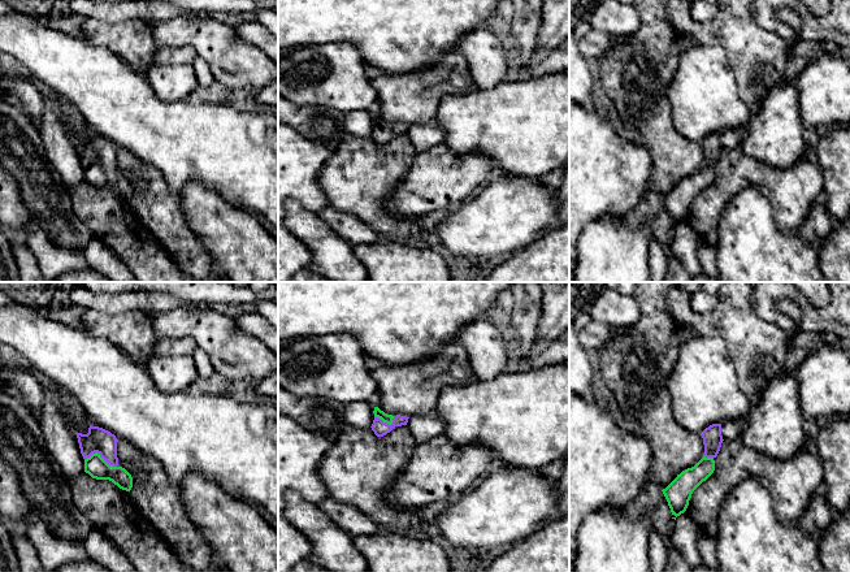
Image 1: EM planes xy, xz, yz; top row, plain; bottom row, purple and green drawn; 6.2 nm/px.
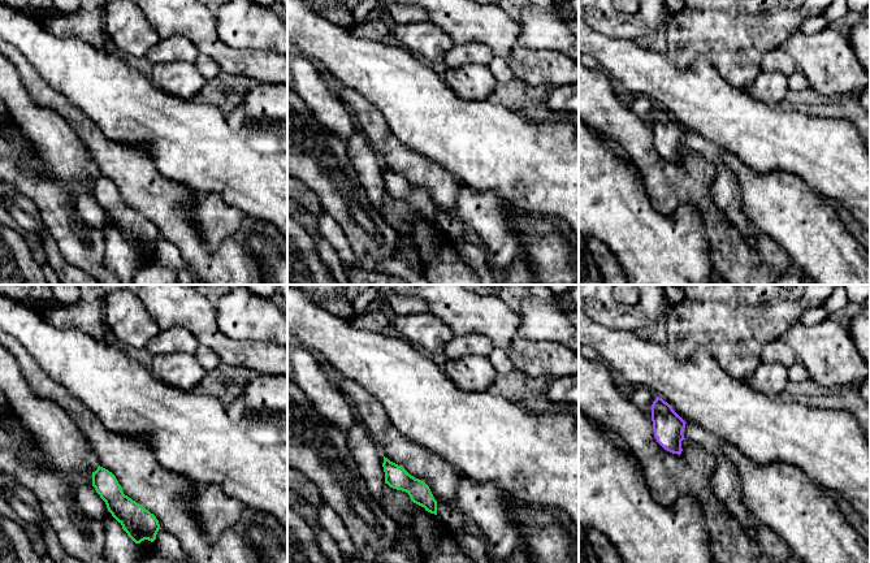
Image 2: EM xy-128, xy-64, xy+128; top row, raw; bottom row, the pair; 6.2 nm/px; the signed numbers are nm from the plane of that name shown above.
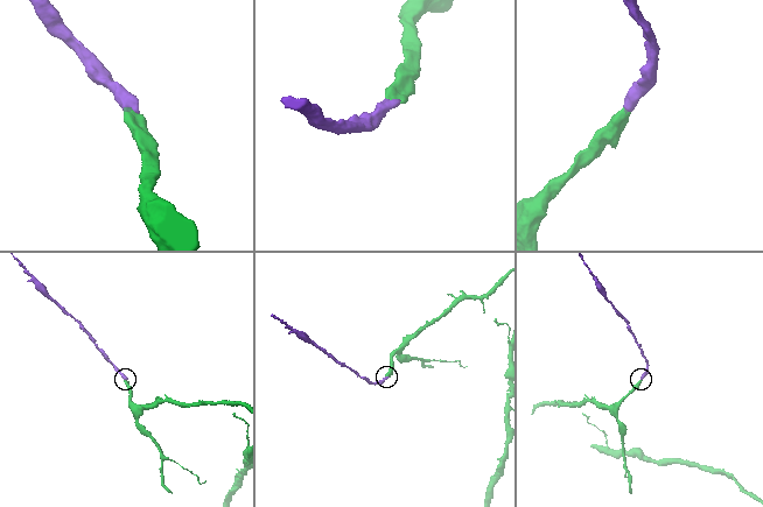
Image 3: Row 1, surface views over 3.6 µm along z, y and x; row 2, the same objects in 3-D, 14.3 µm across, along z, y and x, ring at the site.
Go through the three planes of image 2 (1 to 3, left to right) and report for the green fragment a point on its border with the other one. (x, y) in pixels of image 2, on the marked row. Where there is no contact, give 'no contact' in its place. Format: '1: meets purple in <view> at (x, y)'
1: no contact
2: no contact
3: no contact

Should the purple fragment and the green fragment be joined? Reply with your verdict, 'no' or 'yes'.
yes

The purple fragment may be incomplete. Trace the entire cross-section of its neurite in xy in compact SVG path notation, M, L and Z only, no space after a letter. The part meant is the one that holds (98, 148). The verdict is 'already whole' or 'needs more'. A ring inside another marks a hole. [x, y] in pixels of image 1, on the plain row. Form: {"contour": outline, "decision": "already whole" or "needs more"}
{"contour": "M90 134L88 142L77 142L77 147L84 168L86 182L96 188L109 188L122 199L131 199L131 183L118 174L118 148L114 143L103 136Z", "decision": "needs more"}

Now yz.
{"contour": "M712 133L701 142L704 153L703 166L691 177L682 179L663 198L672 224L676 226L684 222L689 214L693 200L706 190L715 179L715 166L721 152L721 133Z", "decision": "needs more"}

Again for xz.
{"contour": "M374 116L374 129L372 133L372 139L377 146L383 146L387 142L390 142L395 135L407 134L408 127L407 125L393 125L387 124L383 120L381 120L378 116Z", "decision": "needs more"}

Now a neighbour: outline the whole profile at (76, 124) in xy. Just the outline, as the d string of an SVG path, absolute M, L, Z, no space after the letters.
M62 100L64 107L64 124L75 142L87 143L90 136L90 130L87 127L86 120L82 113L71 104Z

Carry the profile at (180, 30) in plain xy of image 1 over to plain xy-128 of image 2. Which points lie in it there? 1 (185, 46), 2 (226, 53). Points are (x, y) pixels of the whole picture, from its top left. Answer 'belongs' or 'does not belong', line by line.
1: does not belong
2: belongs

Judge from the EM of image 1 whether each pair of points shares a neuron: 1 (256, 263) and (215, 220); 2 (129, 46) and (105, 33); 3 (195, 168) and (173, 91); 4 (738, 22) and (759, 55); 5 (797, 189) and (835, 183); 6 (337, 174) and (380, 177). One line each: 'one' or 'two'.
1: one
2: one
3: two
4: one
5: two
6: one

